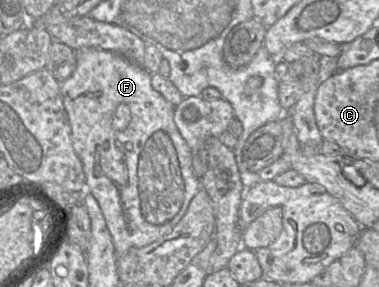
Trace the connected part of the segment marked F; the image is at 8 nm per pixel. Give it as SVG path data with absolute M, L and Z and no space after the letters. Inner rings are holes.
M82 48L75 51L77 61L76 68L72 75L60 84L60 89L71 126L73 148L83 164L86 183L90 188L91 194L95 197L100 206L107 228L112 236L117 265L118 256L123 256L130 248L145 247L163 236L170 234L185 215L193 197L202 187L200 179L197 178L193 169L193 151L180 134L174 122L175 106L168 102L152 87L152 74L144 67L131 63L121 55L110 51L96 48Z

